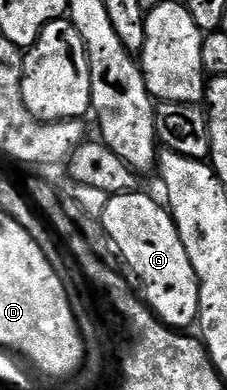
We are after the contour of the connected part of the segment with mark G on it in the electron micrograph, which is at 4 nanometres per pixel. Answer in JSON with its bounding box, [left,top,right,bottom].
[100,194,200,329]

